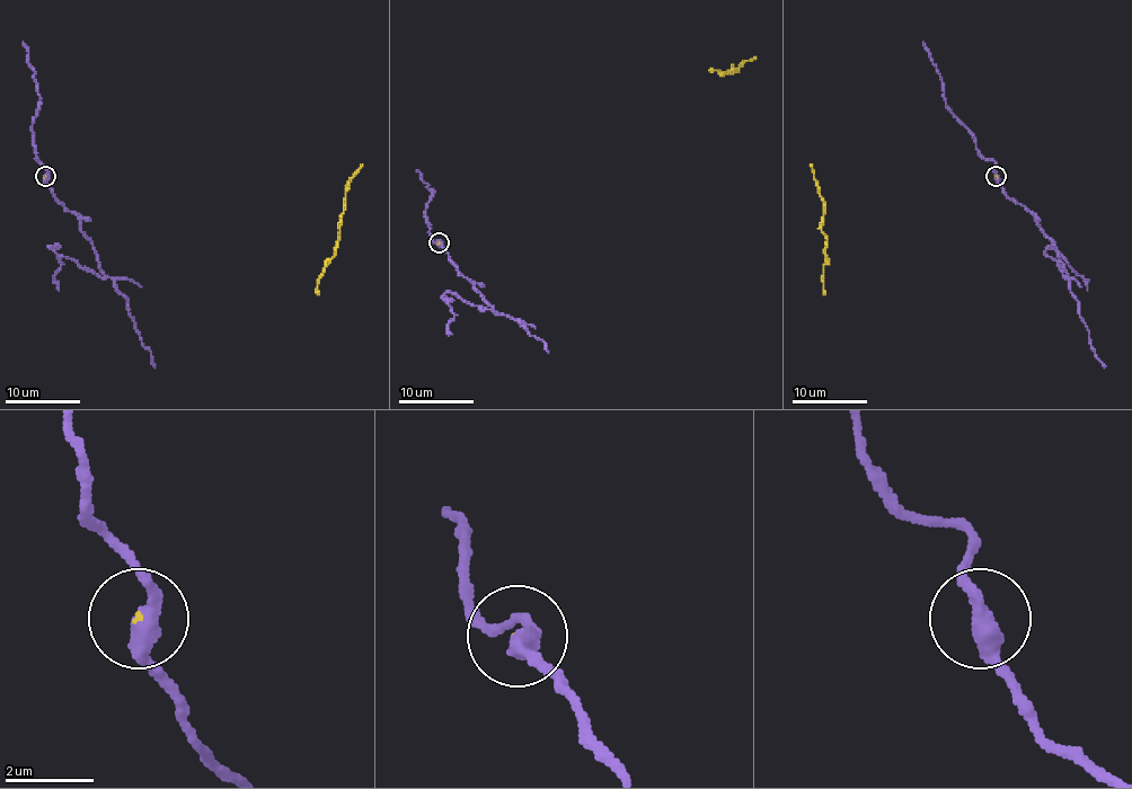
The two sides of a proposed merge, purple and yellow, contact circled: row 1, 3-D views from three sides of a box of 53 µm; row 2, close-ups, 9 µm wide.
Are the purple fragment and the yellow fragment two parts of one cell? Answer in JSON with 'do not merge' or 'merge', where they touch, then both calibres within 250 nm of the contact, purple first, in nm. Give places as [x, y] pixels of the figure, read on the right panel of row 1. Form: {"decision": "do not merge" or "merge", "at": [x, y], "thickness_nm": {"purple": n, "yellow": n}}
{"decision": "do not merge", "at": [996, 176], "thickness_nm": {"purple": 400, "yellow": 50}}

